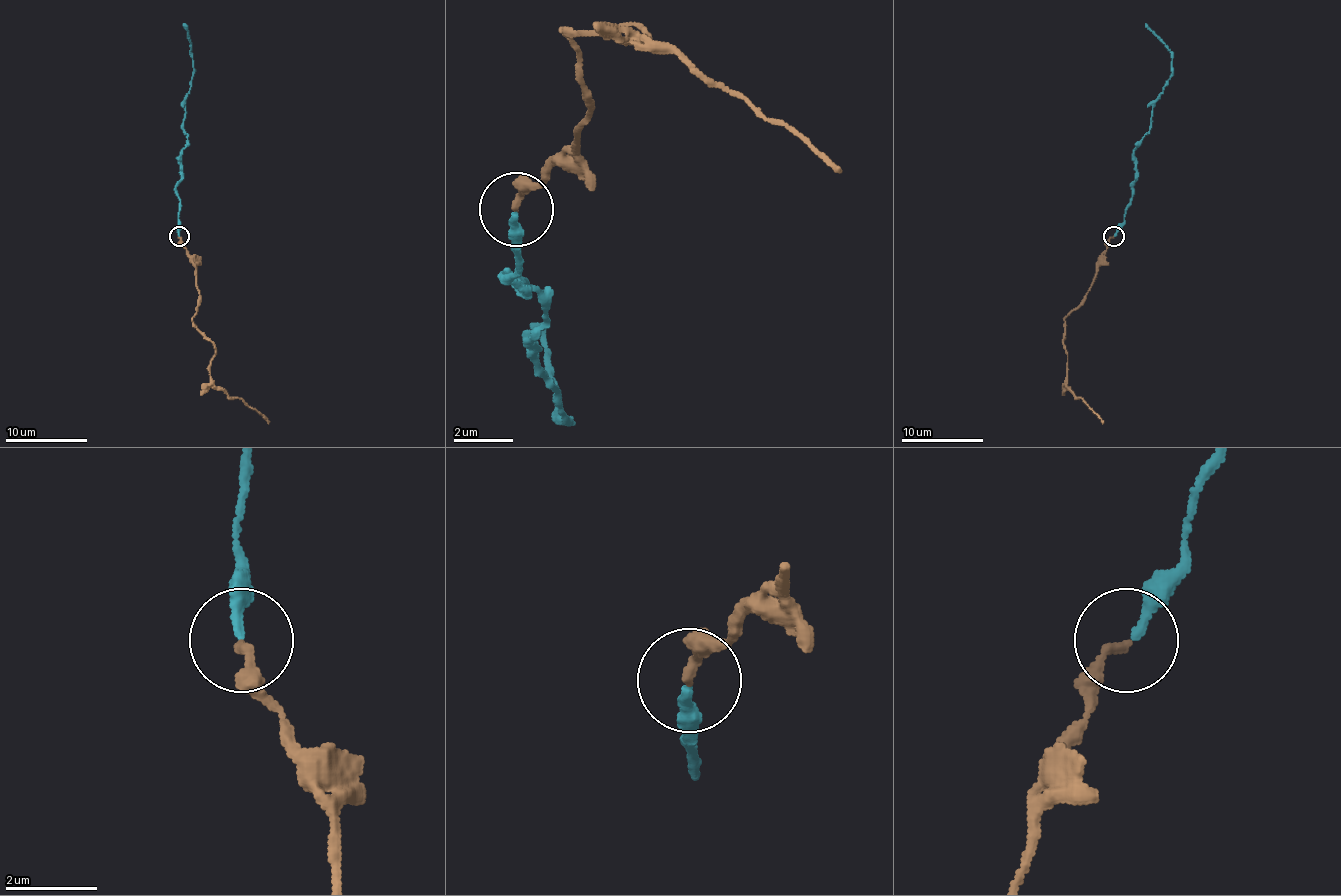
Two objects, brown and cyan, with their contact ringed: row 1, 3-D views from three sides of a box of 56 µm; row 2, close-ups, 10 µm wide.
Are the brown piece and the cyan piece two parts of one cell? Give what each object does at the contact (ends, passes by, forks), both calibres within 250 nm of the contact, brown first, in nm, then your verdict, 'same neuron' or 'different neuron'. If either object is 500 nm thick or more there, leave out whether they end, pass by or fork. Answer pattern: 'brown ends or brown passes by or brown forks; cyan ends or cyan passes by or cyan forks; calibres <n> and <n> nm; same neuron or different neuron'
brown ends; cyan ends; calibres 200 and 200 nm; same neuron

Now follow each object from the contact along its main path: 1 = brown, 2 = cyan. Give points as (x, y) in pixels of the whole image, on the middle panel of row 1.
1: (514, 207), (588, 118), (566, 36), (618, 36), (632, 22), (647, 36), (625, 44), (670, 44), (840, 170)
2: (514, 214), (521, 266), (507, 274), (544, 296), (529, 340), (566, 422), (551, 355), (529, 325)

